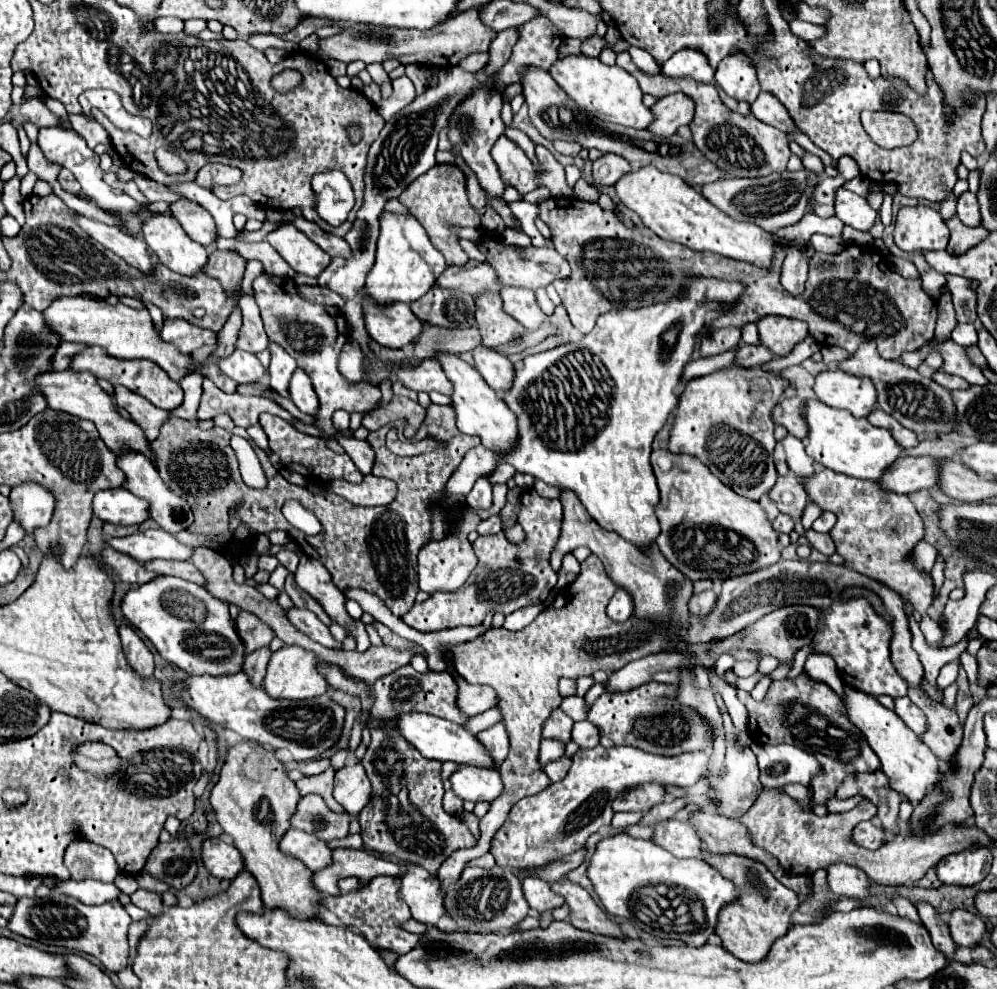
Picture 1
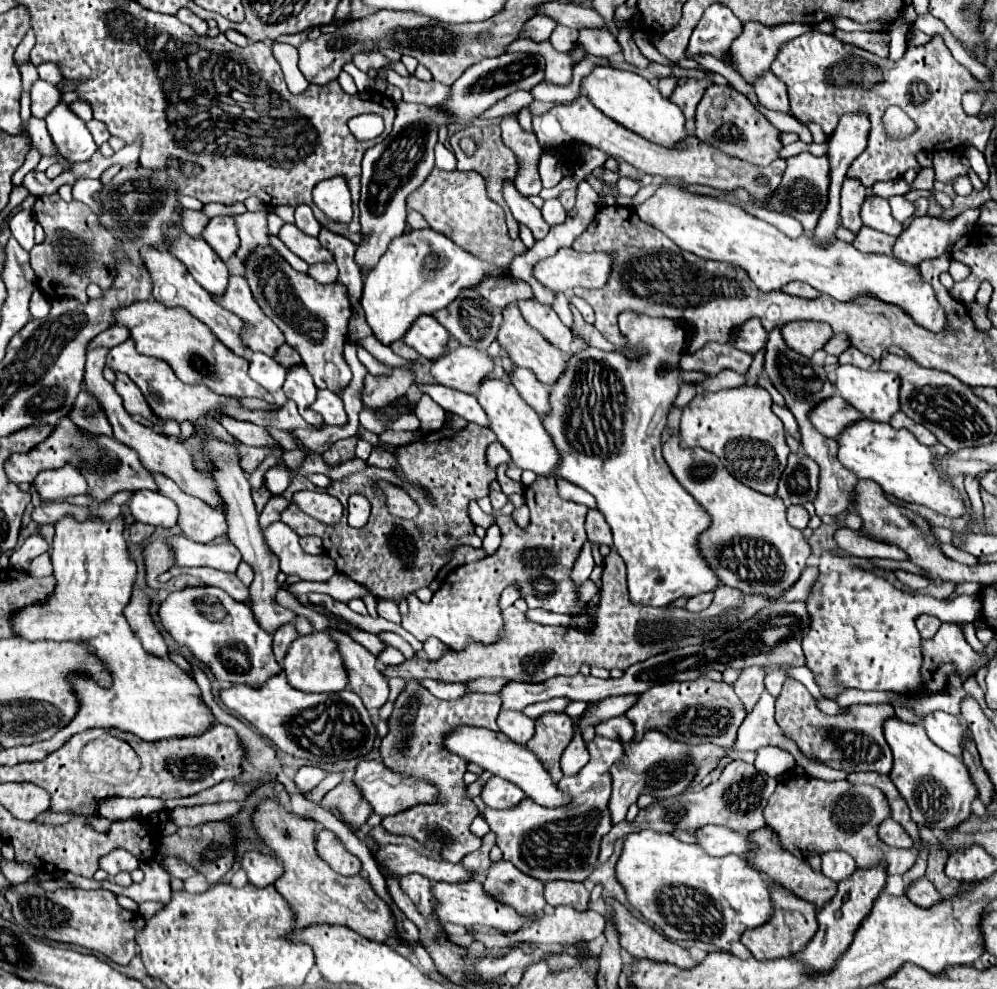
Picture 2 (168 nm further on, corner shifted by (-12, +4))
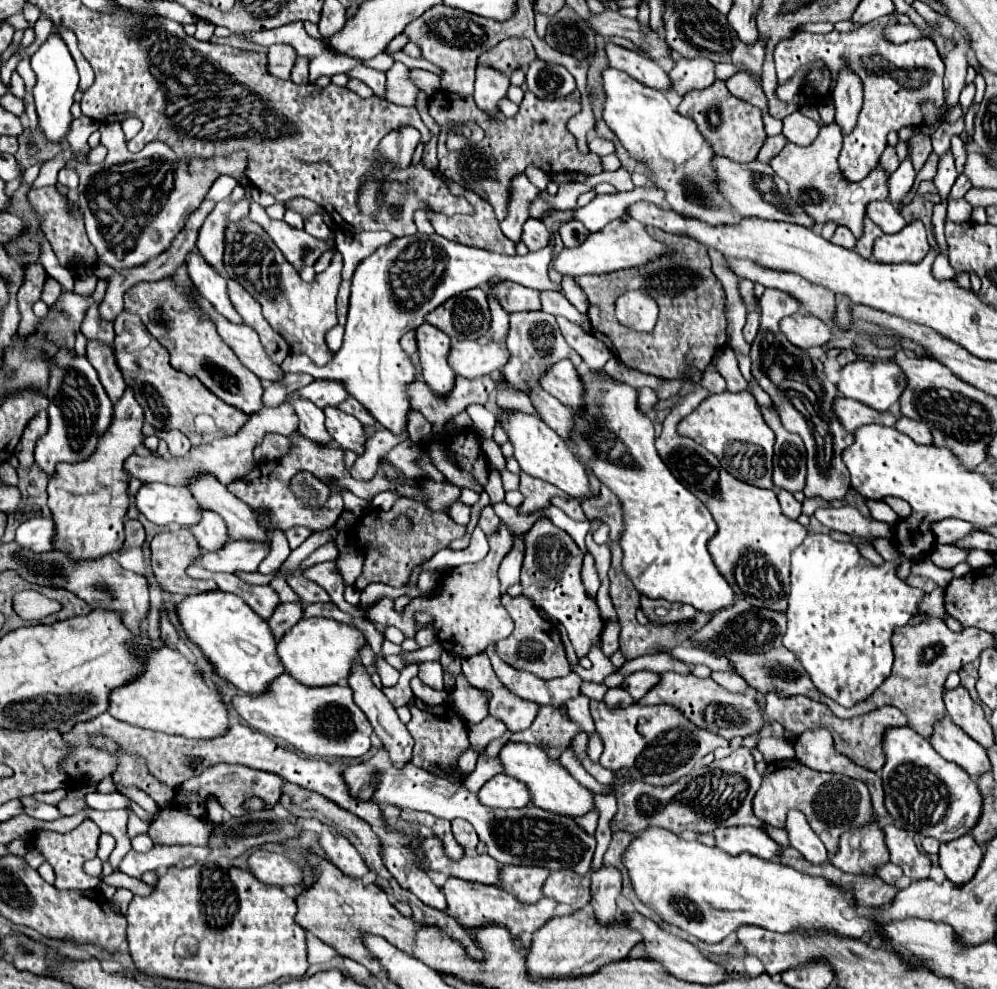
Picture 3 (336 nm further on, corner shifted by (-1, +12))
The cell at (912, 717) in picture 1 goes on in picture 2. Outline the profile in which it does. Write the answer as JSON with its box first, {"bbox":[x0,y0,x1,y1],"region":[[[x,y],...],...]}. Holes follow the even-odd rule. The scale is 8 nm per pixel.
{"bbox":[922,711,970,757],"region":[[[944,711],[928,713],[922,721],[928,737],[946,753],[962,757],[962,749],[966,739],[970,739],[968,727],[956,715],[948,715]]]}

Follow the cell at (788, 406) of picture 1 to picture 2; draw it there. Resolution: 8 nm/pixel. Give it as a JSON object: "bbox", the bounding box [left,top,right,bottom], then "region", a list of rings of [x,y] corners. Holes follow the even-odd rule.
{"bbox":[810,395,866,439],"region":[[[834,395],[832,399],[826,399],[824,403],[820,403],[812,415],[810,421],[812,425],[826,437],[834,437],[838,439],[840,433],[858,423],[860,419],[866,419],[864,415],[860,415],[860,411],[856,411],[848,401],[844,401],[840,395]]]}

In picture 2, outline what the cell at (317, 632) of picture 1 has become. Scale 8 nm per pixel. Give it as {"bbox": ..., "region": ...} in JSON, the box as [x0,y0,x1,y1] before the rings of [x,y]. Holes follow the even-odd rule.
{"bbox":[330,631,388,709],"region":[[[330,631],[330,635],[340,645],[350,689],[362,699],[366,709],[380,709],[388,701],[388,683],[382,671],[376,669],[376,657],[346,633]]]}

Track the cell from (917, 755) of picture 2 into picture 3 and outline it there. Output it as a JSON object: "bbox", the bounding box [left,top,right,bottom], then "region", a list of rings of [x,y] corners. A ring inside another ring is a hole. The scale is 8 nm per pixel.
{"bbox":[881,727,981,843],"region":[[[893,727],[887,729],[883,735],[883,751],[885,751],[885,765],[881,769],[883,789],[885,789],[885,807],[889,815],[895,819],[895,825],[907,831],[915,831],[923,837],[935,837],[941,843],[957,839],[973,827],[981,815],[981,793],[977,783],[967,775],[965,769],[957,767],[951,761],[945,761],[929,743],[929,739],[921,737],[911,727]]]}

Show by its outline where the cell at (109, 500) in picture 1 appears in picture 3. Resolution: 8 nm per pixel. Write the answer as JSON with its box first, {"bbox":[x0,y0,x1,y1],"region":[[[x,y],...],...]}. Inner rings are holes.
{"bbox":[135,483,201,527],"region":[[[145,483],[135,495],[135,505],[155,525],[171,521],[189,527],[199,521],[201,505],[185,487],[171,487],[163,483]]]}

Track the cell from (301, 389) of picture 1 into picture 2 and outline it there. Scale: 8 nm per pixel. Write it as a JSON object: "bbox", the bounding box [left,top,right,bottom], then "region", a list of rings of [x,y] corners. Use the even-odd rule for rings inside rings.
{"bbox":[314,391,348,425],"region":[[[318,391],[318,399],[314,403],[314,409],[324,417],[326,425],[346,425],[348,417],[344,411],[344,403],[340,395],[332,391]]]}

